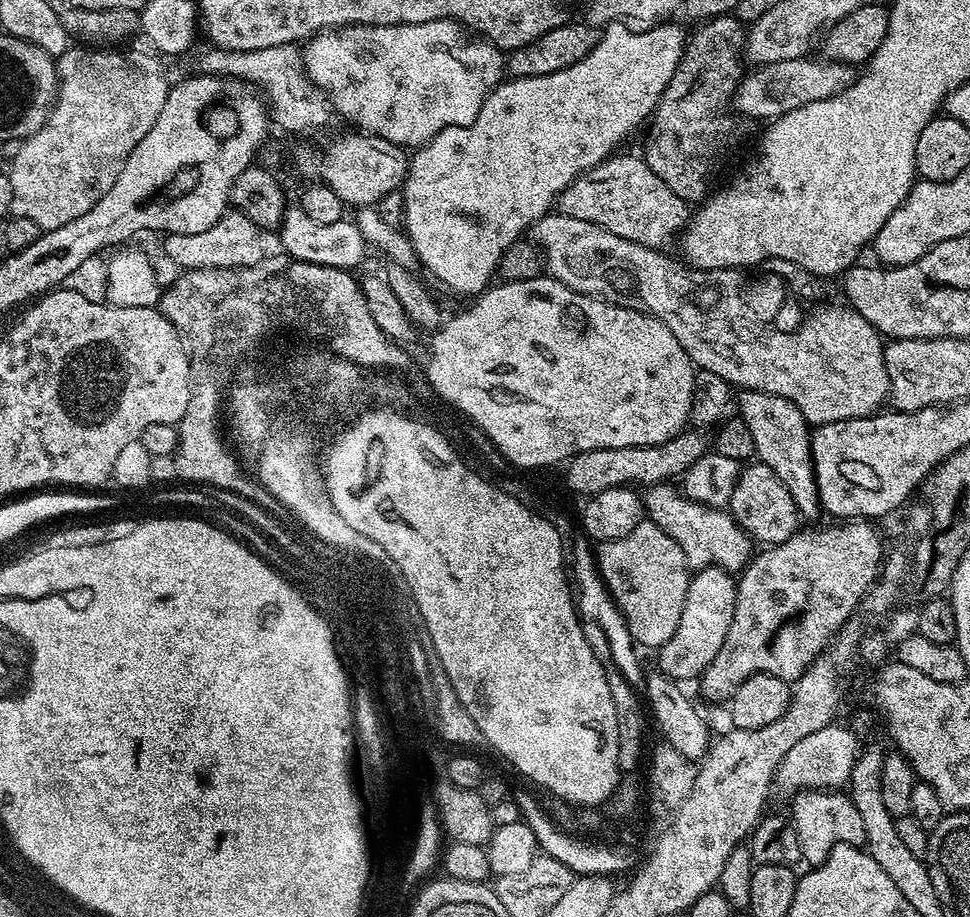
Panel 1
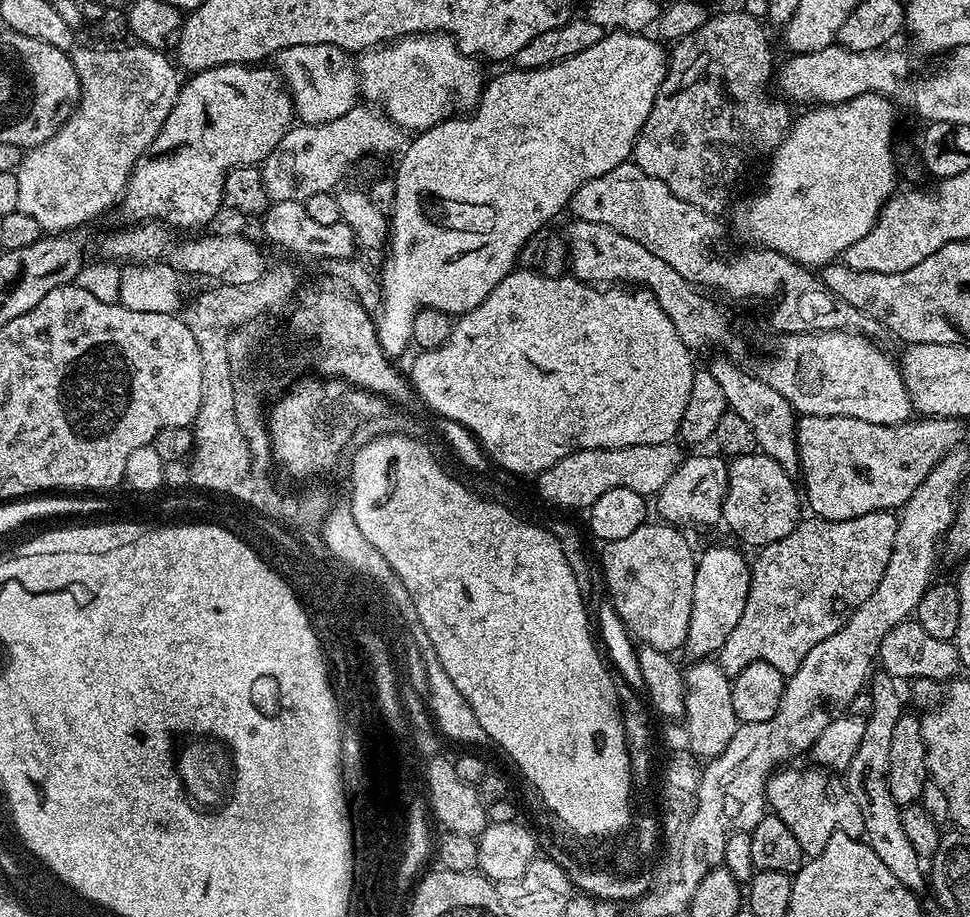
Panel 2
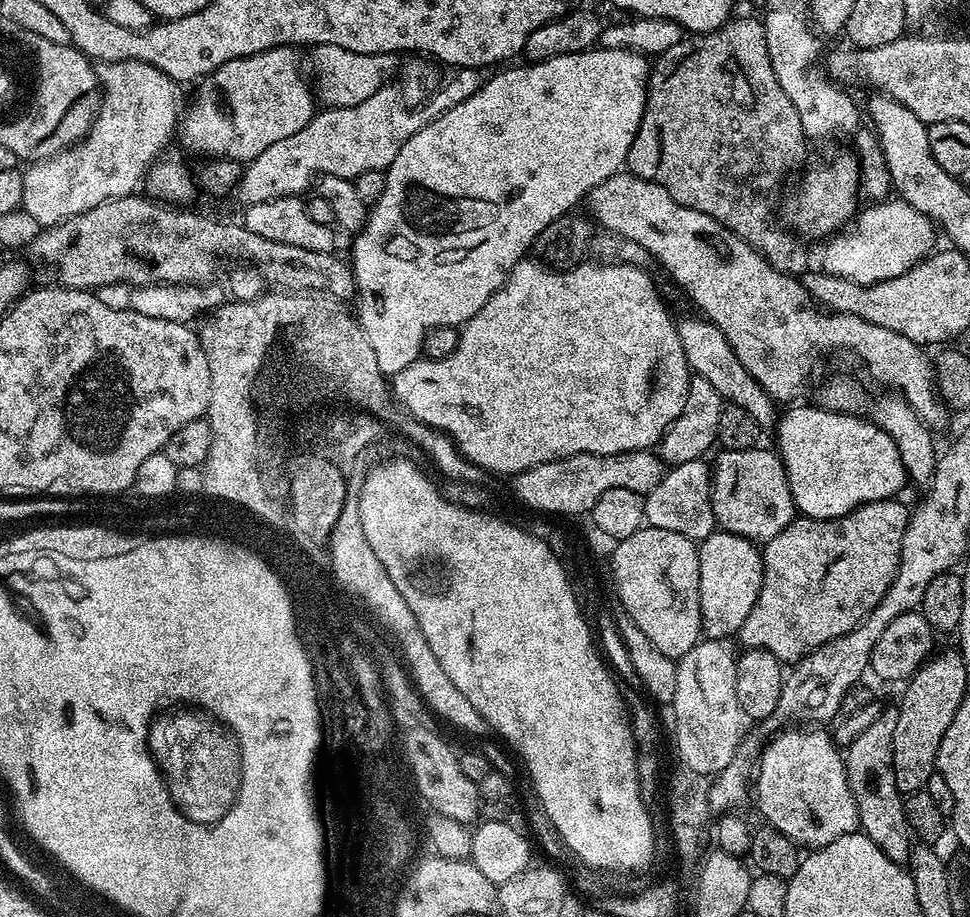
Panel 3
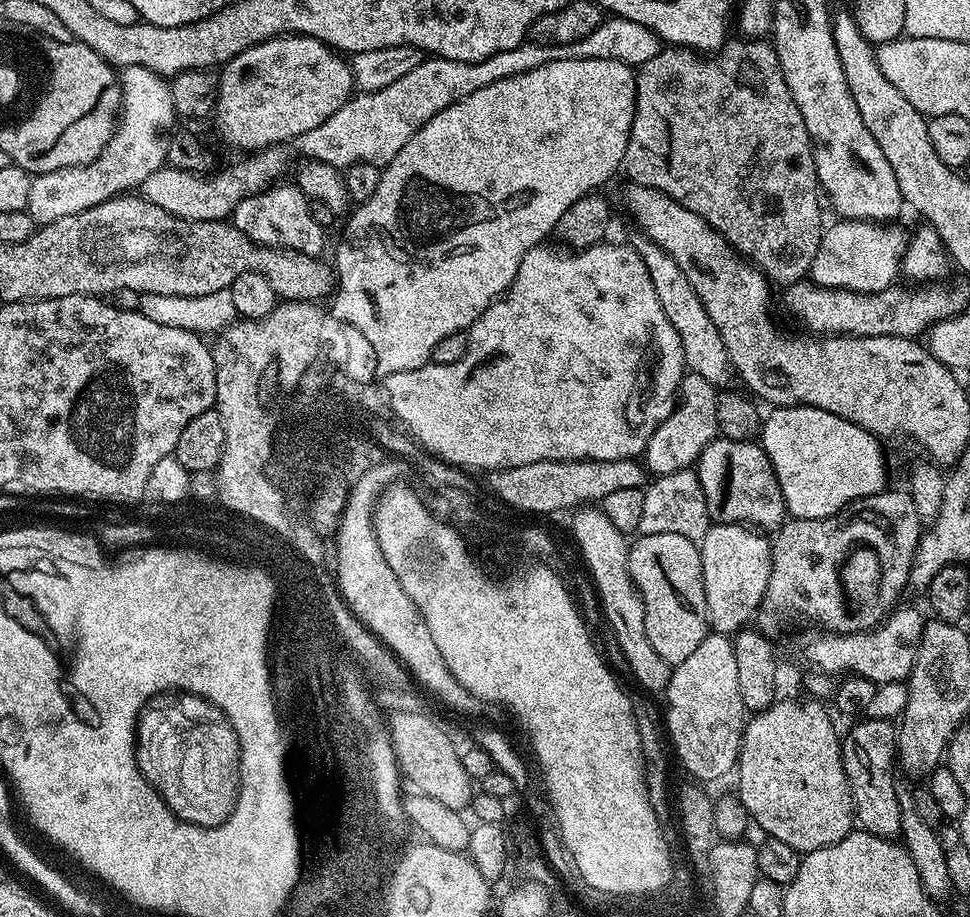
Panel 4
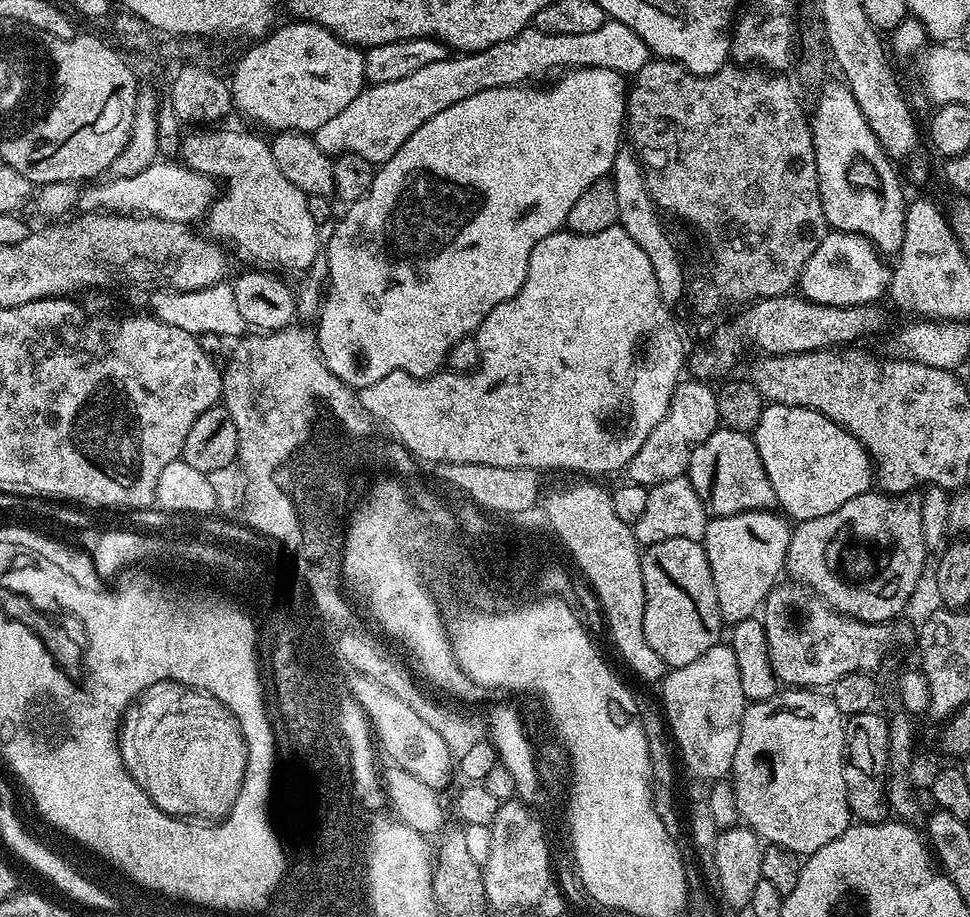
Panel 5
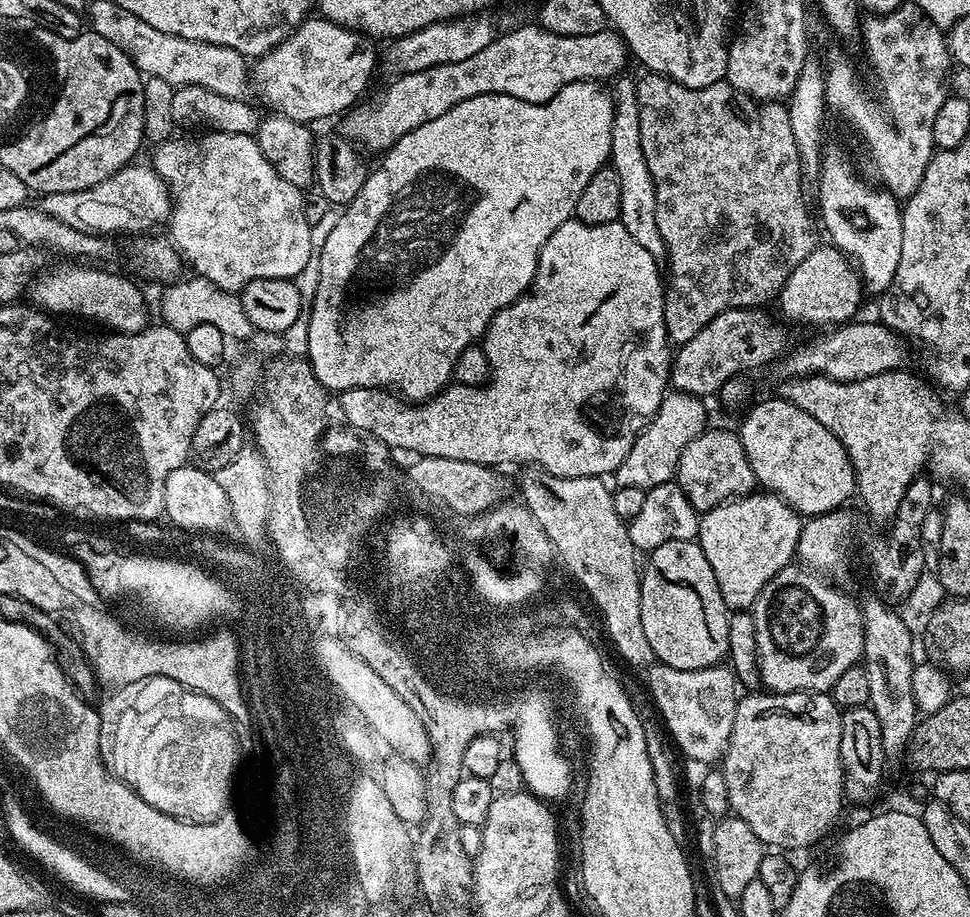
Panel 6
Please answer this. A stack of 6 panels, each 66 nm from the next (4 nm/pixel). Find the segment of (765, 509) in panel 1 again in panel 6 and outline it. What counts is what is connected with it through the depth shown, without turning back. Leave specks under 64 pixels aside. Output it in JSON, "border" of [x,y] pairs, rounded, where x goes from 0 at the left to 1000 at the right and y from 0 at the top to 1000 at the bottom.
{"border":[[[728,469],[707,491],[697,509],[695,526],[707,539],[711,552],[723,561],[736,556],[741,550],[778,538],[781,529],[779,518],[769,499],[762,474],[755,471],[734,471]]]}

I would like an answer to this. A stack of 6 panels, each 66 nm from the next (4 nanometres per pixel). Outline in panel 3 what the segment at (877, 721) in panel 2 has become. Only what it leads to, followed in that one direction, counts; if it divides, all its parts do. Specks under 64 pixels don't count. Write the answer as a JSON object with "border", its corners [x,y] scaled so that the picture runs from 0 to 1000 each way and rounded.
{"border":[[[915,770],[905,779],[889,800],[885,800],[869,821],[870,842],[885,883],[886,906],[913,931],[913,936],[925,940],[935,939],[942,924],[942,913],[934,896],[932,868],[926,862],[922,848],[922,796],[926,793],[926,771]]]}

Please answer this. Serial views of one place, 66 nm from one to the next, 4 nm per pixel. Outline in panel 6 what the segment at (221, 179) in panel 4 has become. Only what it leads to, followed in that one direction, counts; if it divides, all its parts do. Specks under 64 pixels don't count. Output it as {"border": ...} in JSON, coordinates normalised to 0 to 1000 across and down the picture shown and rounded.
{"border":[[[137,177],[131,183],[122,185],[113,194],[109,194],[109,198],[101,198],[101,203],[93,203],[89,207],[72,207],[71,209],[51,209],[42,213],[39,219],[39,226],[47,233],[52,233],[52,238],[60,238],[60,242],[68,242],[68,246],[76,246],[76,251],[85,251],[86,253],[98,253],[101,257],[114,258],[118,254],[114,253],[140,253],[136,255],[148,255],[157,249],[160,244],[168,245],[173,237],[177,233],[177,220],[179,217],[178,210],[175,208],[173,201],[162,190],[160,183],[154,181],[152,178]]]}

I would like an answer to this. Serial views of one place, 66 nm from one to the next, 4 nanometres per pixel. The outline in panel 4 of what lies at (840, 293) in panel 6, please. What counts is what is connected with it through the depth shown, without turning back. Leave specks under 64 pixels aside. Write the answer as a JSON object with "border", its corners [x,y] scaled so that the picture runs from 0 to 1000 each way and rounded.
{"border":[[[872,240],[855,243],[845,260],[843,277],[839,277],[835,303],[848,314],[867,314],[881,318],[904,318],[921,313],[924,300],[930,297],[932,274],[936,272],[937,254],[920,242]]]}

